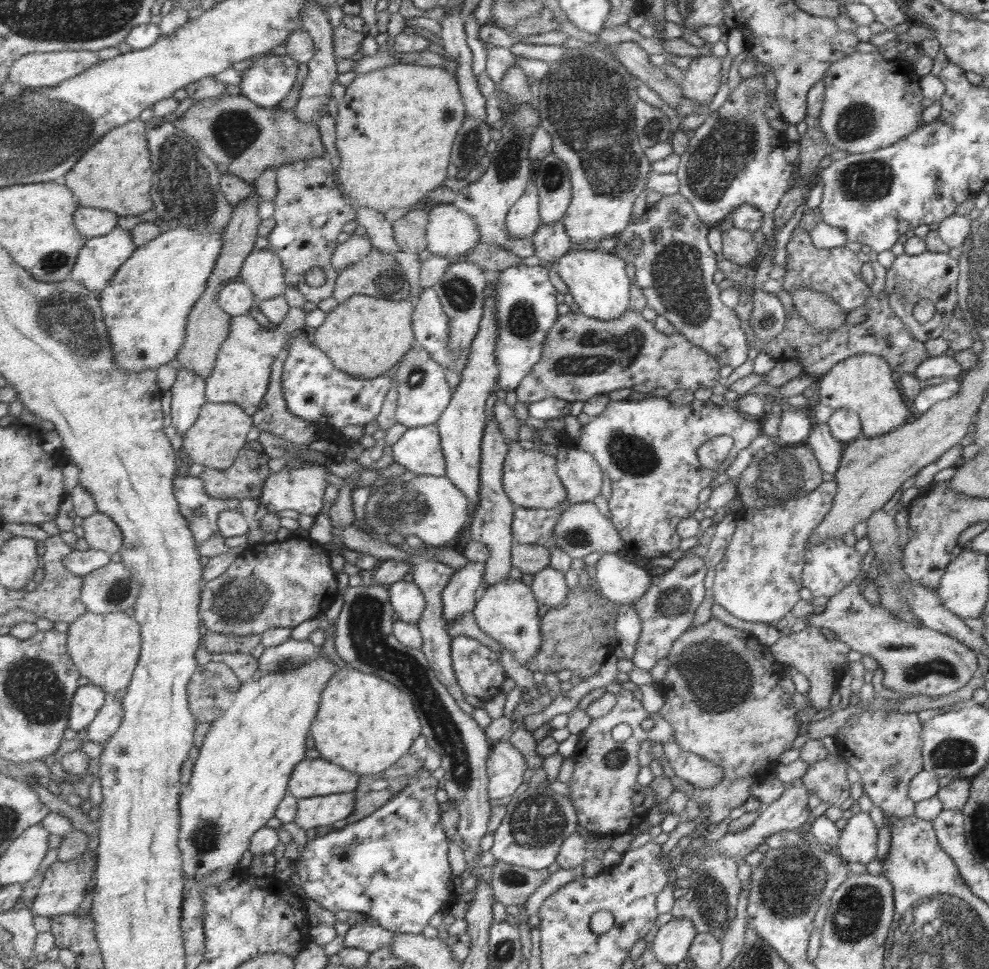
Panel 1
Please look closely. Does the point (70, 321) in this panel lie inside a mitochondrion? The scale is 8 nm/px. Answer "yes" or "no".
yes

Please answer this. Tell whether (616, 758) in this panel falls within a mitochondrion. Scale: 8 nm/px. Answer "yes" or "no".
yes

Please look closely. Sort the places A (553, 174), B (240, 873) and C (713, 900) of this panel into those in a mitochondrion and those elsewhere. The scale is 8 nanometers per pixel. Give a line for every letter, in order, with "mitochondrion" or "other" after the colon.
A: mitochondrion
B: other
C: mitochondrion

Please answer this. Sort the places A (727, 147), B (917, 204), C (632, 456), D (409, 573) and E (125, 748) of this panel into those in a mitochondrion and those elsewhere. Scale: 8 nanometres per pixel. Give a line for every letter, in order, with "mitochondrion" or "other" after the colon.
A: mitochondrion
B: other
C: mitochondrion
D: other
E: mitochondrion

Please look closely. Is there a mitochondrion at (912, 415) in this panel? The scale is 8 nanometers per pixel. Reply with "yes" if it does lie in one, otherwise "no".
no

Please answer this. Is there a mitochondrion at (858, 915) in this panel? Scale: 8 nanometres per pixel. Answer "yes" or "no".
yes

